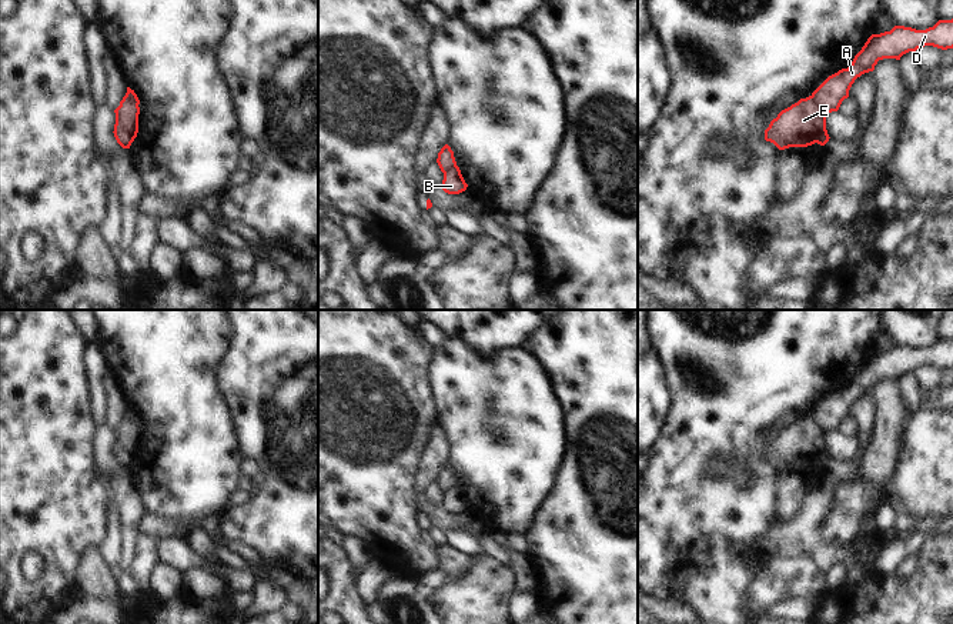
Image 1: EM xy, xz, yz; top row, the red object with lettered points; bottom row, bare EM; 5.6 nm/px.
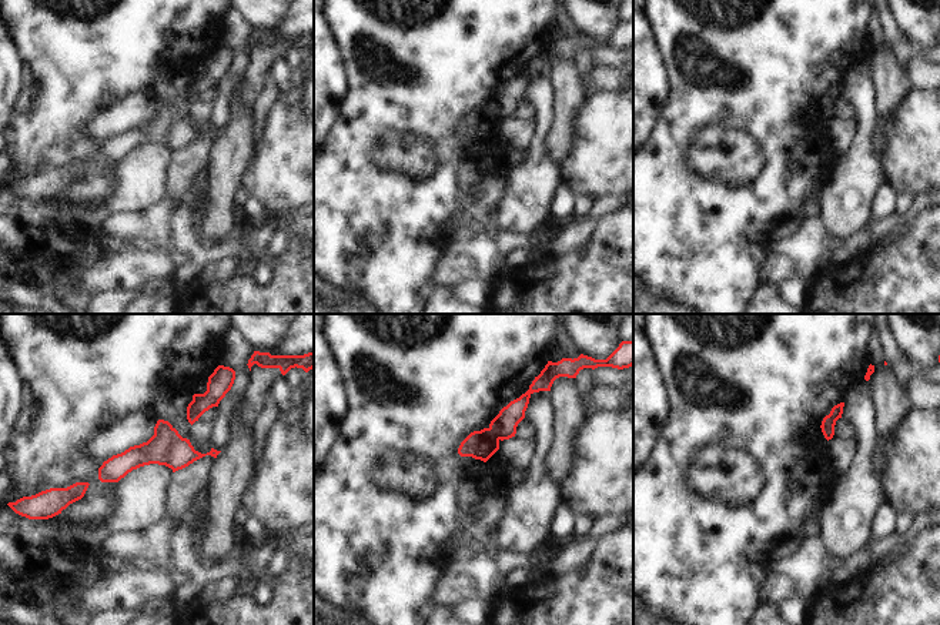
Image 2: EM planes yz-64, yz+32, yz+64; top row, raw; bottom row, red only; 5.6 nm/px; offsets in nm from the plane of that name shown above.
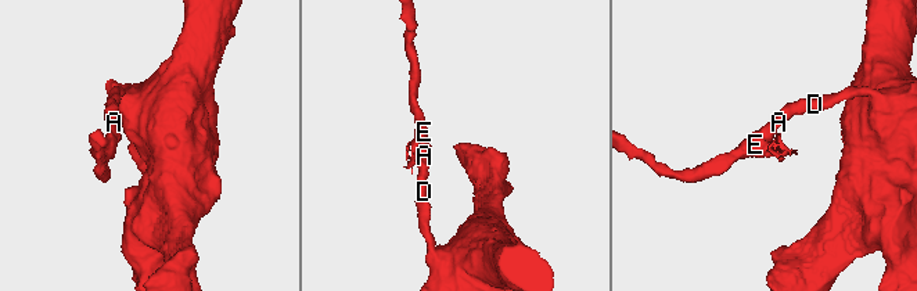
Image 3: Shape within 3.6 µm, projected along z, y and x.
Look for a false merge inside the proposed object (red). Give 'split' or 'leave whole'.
split

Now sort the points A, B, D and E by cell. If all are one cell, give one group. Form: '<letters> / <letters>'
A B D / E

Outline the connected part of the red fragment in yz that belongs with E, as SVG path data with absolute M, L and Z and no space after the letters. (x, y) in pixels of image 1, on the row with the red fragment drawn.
M812 96L782 110L765 130L765 140L779 150L807 147L815 143L825 146L829 141L826 114Z

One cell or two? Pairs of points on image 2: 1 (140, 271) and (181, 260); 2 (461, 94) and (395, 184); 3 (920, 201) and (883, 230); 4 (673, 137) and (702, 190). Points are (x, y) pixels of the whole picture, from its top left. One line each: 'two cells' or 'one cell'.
1: two cells
2: one cell
3: one cell
4: one cell

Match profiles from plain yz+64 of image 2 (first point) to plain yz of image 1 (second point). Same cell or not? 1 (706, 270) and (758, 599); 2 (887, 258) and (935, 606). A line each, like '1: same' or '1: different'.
1: different
2: same

